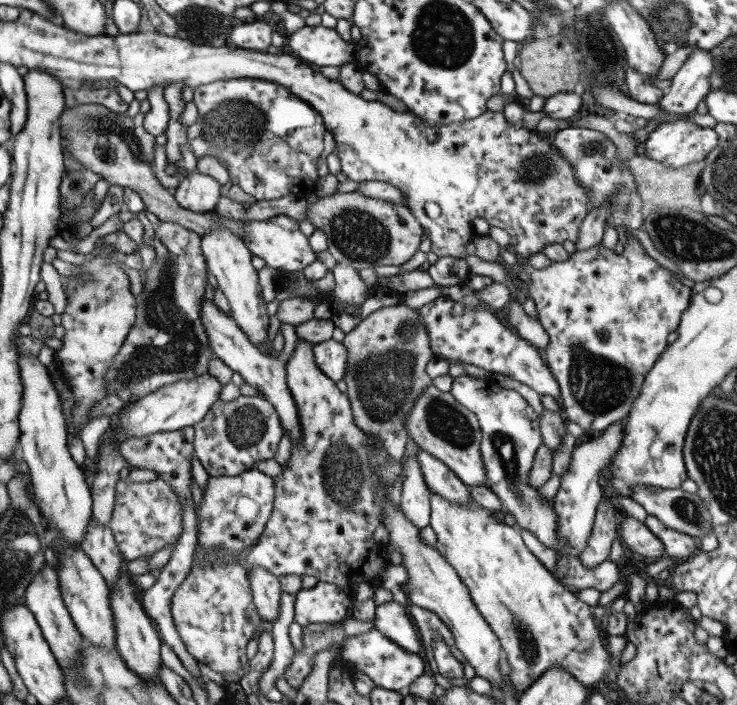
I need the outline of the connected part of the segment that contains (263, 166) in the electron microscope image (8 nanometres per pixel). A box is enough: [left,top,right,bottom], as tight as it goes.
[187,78,325,203]

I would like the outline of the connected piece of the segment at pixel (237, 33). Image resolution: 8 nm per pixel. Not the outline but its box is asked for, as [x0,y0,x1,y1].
[229,19,277,52]

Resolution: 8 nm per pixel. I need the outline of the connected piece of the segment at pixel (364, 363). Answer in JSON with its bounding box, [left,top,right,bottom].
[340,300,433,462]

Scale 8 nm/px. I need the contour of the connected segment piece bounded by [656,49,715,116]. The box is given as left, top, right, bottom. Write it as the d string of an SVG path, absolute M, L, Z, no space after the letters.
M697 49L681 61L677 73L669 80L669 90L656 103L667 115L687 116L709 92L715 65L708 50Z

